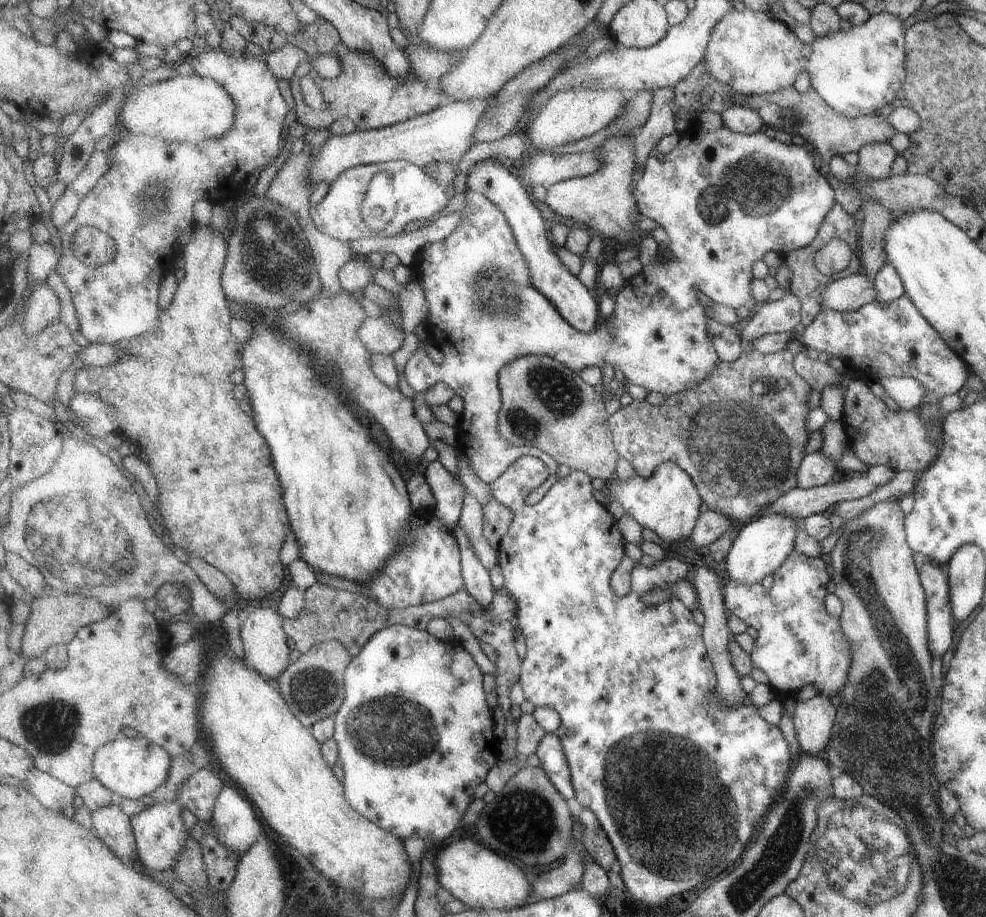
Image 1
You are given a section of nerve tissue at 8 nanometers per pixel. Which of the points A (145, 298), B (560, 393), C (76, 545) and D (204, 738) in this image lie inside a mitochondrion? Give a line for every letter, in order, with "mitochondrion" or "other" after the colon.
A: other
B: mitochondrion
C: mitochondrion
D: other

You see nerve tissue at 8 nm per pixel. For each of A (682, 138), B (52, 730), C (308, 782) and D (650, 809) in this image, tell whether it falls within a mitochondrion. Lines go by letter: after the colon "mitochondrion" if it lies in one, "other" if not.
A: other
B: mitochondrion
C: other
D: mitochondrion

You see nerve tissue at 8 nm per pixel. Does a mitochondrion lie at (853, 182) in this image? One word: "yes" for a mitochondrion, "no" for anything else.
no

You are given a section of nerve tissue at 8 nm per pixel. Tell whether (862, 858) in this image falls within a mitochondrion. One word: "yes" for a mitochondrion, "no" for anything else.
yes

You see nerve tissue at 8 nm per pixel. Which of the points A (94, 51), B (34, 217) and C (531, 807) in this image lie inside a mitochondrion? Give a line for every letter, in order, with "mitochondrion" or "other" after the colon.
A: other
B: other
C: mitochondrion

